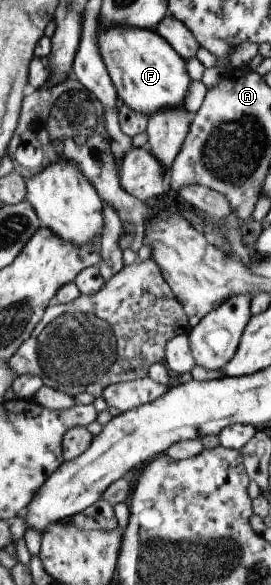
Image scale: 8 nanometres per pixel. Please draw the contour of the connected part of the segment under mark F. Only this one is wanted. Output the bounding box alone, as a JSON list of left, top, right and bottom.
[95,19,191,117]

